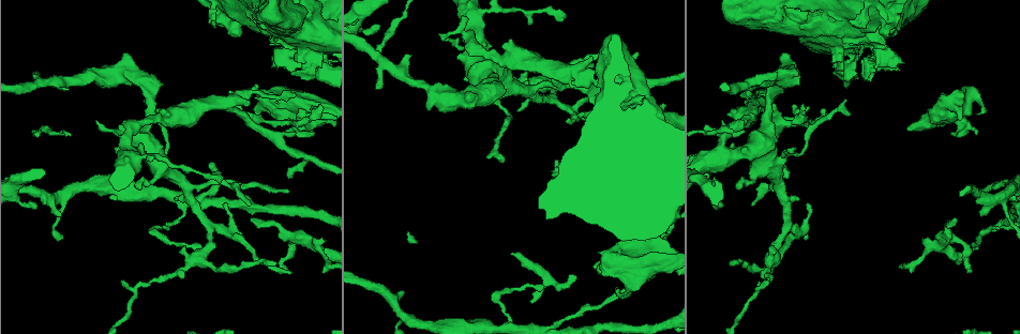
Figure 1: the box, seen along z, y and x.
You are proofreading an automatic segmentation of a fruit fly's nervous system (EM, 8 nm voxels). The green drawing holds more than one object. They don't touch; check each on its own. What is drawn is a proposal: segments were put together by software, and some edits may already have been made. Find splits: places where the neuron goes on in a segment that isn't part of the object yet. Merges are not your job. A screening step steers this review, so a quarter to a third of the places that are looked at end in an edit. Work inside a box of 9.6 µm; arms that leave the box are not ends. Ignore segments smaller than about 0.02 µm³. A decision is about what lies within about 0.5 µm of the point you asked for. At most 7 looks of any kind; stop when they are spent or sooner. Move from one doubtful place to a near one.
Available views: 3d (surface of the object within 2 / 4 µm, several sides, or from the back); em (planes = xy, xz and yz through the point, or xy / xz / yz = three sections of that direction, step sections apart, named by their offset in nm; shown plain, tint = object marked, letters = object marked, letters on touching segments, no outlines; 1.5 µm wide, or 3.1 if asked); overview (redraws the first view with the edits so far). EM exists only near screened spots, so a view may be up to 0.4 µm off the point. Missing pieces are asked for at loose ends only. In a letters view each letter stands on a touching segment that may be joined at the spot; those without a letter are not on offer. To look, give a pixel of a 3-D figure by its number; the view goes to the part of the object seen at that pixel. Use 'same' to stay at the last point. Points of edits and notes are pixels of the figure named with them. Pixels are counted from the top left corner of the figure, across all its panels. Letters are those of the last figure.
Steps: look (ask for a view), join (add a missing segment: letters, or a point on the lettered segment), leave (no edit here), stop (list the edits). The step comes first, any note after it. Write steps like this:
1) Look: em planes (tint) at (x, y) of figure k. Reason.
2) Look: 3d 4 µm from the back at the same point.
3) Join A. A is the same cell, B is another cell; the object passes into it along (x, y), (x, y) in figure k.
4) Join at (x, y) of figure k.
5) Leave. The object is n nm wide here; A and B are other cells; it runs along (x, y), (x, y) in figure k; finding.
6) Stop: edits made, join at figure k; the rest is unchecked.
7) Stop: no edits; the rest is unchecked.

Look: em planes (letters) at (579, 114) of figure 1. Thin end.

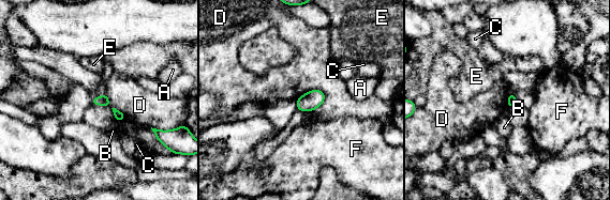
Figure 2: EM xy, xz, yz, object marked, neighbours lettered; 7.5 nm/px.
Leave. The longest contact is with D, 240 nm; A, B, C, D, E and F are other cells; no lettered segment goes on from it.

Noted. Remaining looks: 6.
Look: 3d 4 µm at (289, 177) of figure 1. Free end.

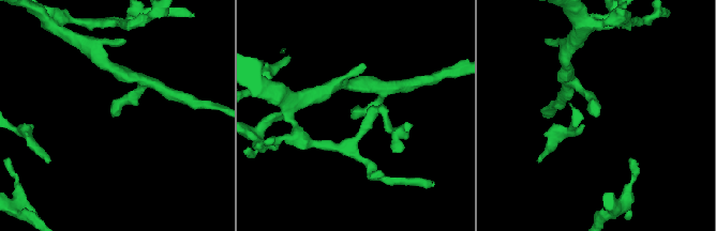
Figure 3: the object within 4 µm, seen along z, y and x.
Look: em xz step 8 (letters) at (357, 114) of figure 3.

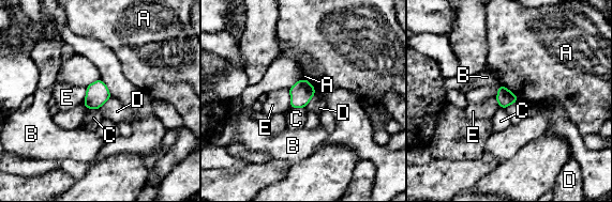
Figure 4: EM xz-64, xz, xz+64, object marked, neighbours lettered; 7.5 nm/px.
Leave. A, B, C, D and E are other cells; a border runs along (110, 96), (99, 109) in figure 4; no lettered segment goes on from it.

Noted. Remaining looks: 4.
Look: em xy step 4 (letters) at (309, 134) of figure 1. An open end.

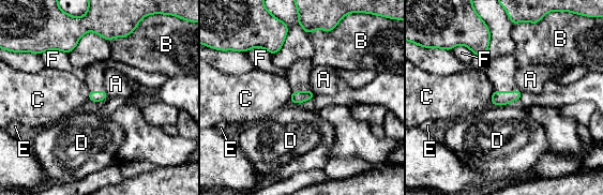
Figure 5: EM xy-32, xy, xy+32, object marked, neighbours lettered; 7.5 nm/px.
Look: em planes (letters) at the same point.

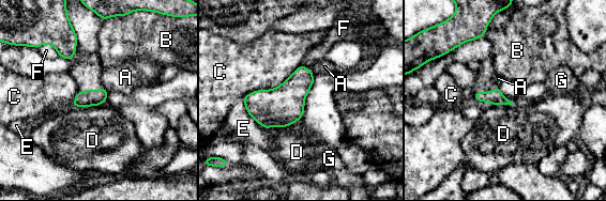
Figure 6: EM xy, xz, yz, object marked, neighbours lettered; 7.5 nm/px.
Leave. A, B, C, D, E, F and G are other cells; no lettered segment goes on from it.

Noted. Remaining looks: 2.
Stop: no edits; the rest is unchecked.

